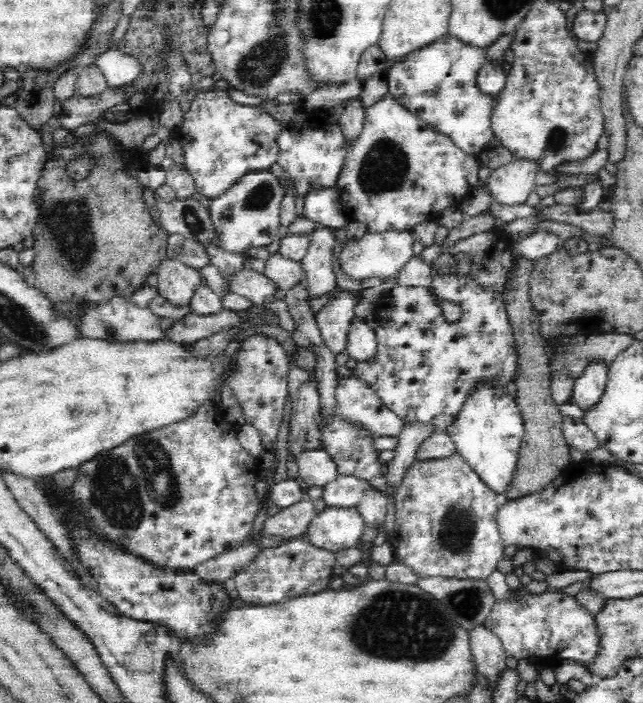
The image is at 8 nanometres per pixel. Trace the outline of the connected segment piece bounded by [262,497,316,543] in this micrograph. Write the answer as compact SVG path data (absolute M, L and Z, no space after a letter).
M305 497L300 502L280 509L278 513L267 518L262 534L276 536L284 543L292 539L301 539L305 535L306 526L315 514L314 500Z

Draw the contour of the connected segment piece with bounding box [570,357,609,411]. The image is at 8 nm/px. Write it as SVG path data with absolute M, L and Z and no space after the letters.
M595 357L586 367L582 368L579 378L575 380L572 402L584 411L596 404L604 393L609 366L602 357Z

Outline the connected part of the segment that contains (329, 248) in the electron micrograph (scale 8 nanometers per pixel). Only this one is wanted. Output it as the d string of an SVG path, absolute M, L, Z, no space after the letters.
M329 227L315 229L309 249L300 262L311 299L326 296L337 286L332 272L332 257L336 247L335 237Z

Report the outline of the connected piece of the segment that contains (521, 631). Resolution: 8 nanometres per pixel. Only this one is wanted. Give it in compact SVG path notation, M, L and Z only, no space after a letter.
M520 584L506 598L492 602L483 627L500 640L506 658L529 659L534 664L546 665L572 660L580 666L590 668L601 653L595 613L584 608L576 600L576 596L570 596L562 589L531 594Z

